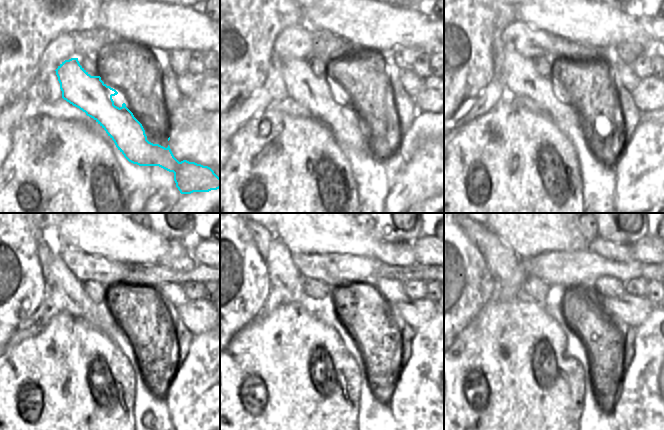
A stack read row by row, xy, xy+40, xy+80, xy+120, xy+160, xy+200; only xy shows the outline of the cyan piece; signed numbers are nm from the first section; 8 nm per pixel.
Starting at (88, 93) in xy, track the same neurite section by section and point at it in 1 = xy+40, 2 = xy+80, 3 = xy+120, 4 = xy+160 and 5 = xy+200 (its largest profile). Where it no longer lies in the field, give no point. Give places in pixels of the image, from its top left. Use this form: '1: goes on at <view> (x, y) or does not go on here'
1: goes on at xy+40 (317, 94)
2: goes on at xy+80 (519, 76)
3: goes on at xy+120 (69, 295)
4: goes on at xy+160 (284, 277)
5: goes on at xy+200 (504, 265)

